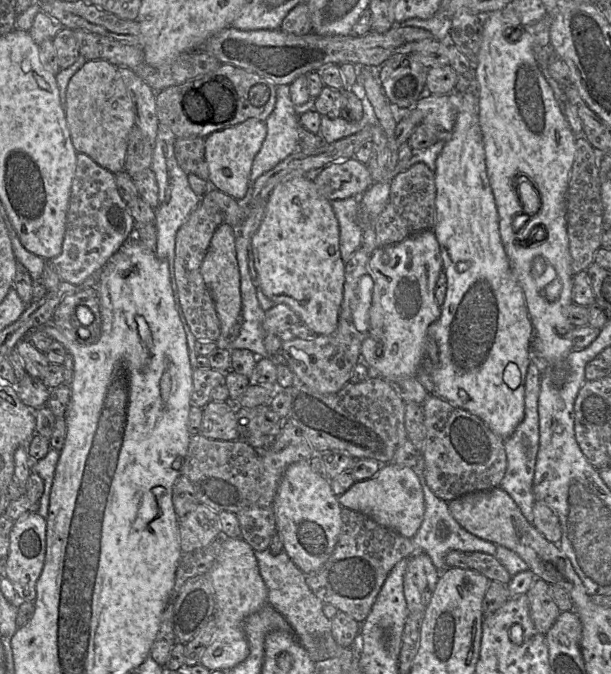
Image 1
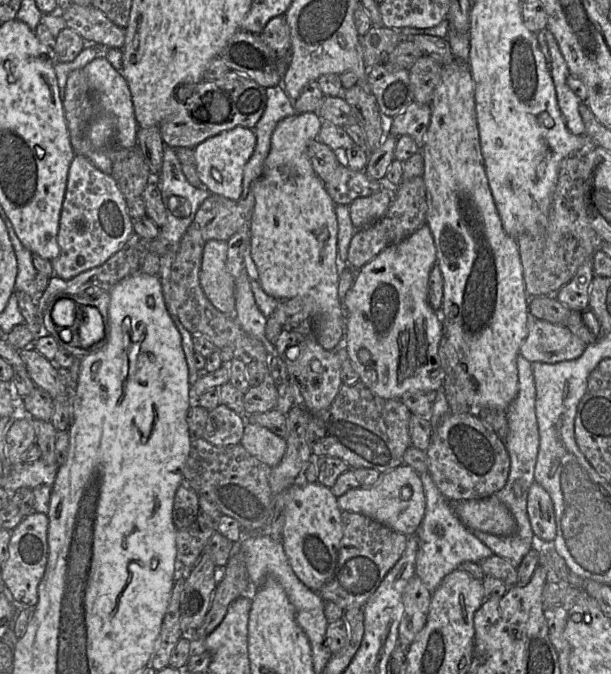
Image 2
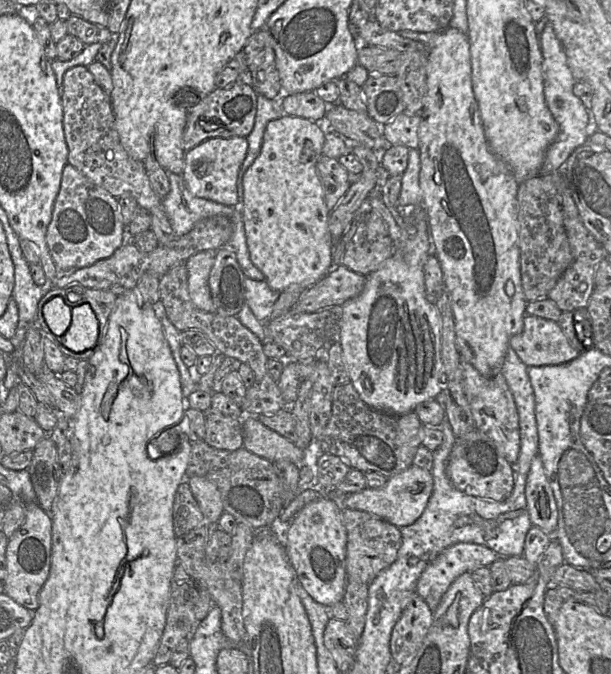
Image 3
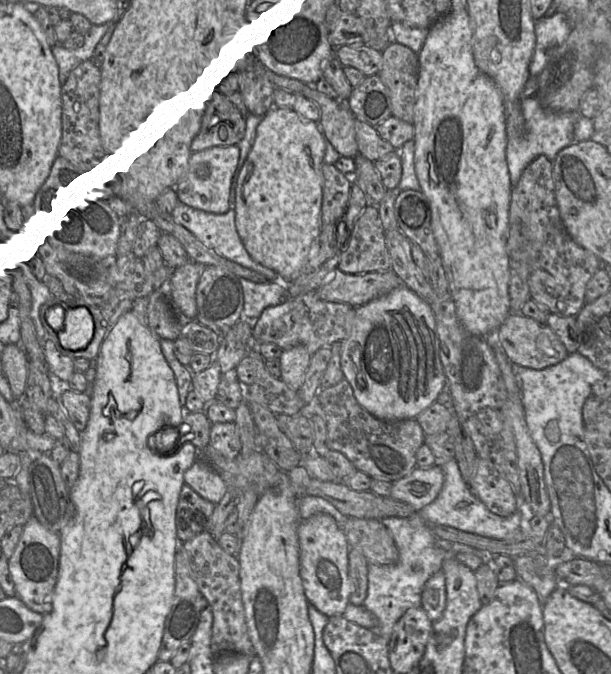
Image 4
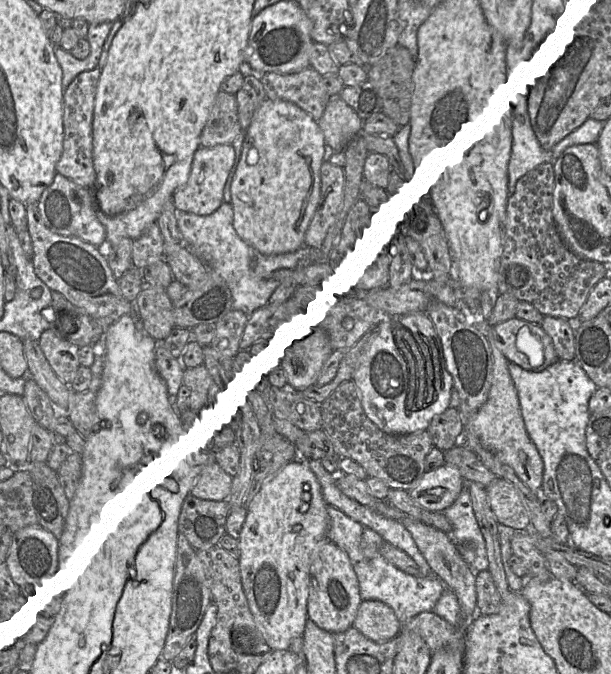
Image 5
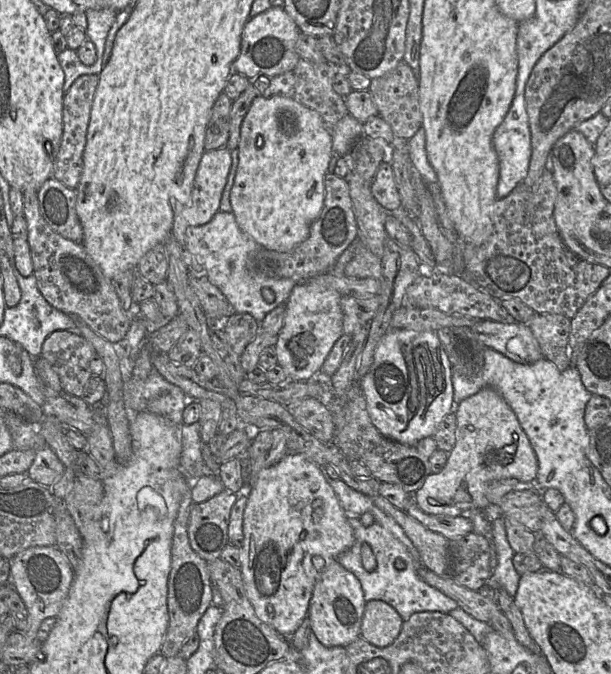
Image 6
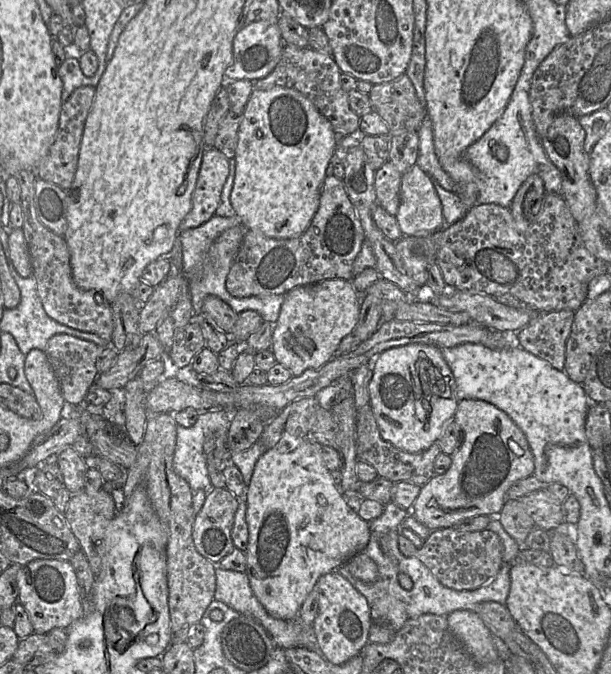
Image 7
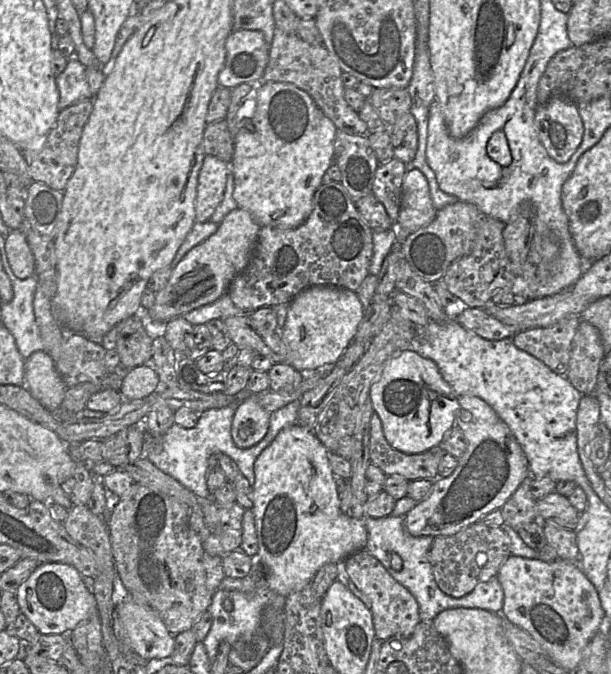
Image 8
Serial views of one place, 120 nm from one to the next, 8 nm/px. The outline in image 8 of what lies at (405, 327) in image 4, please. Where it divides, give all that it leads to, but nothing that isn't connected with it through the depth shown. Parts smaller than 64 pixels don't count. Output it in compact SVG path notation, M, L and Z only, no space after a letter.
M411 349L402 351L386 362L380 379L370 388L369 397L374 412L382 422L387 442L394 449L407 454L420 454L440 445L445 434L455 425L455 416L459 408L458 397L443 379L437 364Z

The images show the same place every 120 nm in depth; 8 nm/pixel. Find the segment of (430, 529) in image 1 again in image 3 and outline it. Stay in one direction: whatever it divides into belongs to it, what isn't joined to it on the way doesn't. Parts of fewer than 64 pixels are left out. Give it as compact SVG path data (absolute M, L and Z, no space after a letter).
M457 543L446 548L422 572L417 594L435 611L451 583L461 574L489 567L499 555L476 543Z

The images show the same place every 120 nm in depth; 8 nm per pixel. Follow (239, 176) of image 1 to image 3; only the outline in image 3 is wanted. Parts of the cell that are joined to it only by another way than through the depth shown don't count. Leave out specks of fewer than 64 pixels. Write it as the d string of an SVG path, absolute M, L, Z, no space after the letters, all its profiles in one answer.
M247 137L211 138L185 153L182 178L187 189L198 198L226 206L238 203L237 176L247 154Z

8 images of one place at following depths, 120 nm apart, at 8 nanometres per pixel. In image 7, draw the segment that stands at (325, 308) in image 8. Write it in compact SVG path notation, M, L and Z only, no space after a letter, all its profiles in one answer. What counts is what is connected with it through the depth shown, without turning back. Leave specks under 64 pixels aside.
M344 279L324 280L287 292L273 331L271 350L276 362L289 369L293 376L329 362L340 342L358 323L360 299L352 281Z

